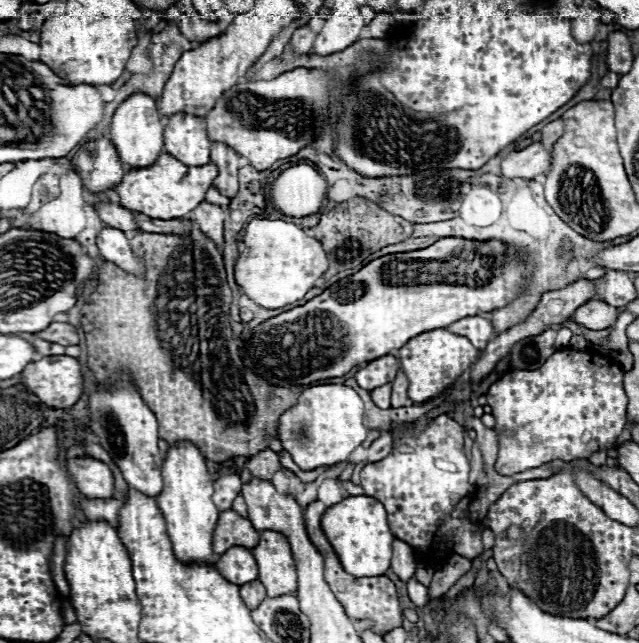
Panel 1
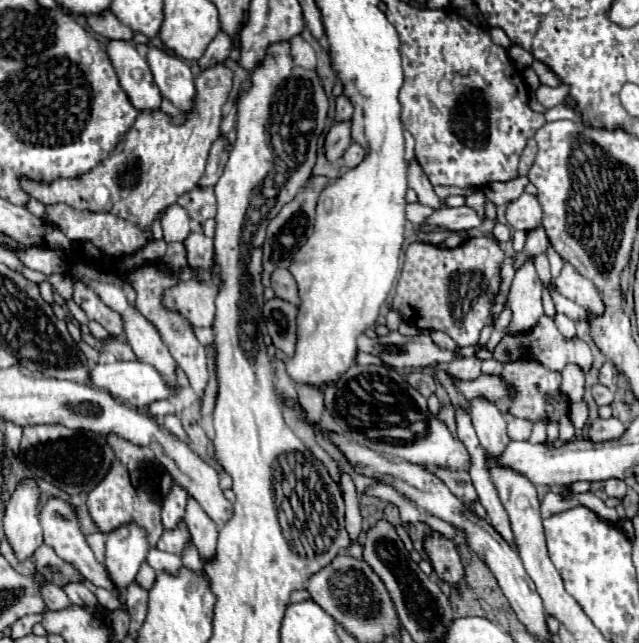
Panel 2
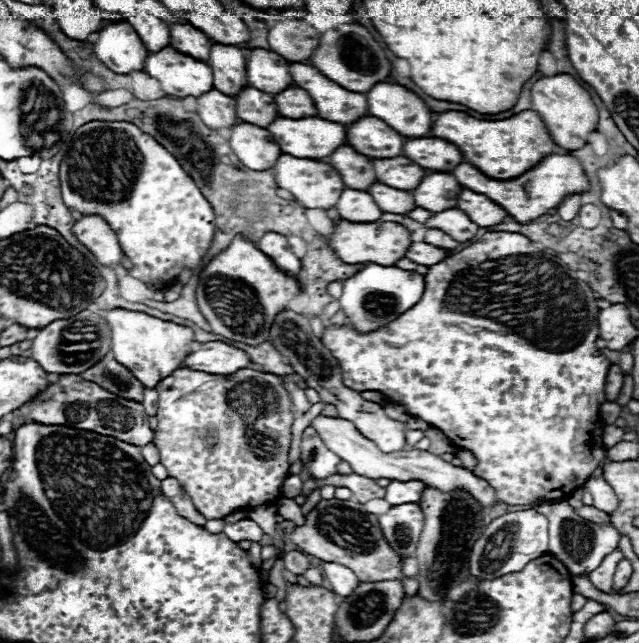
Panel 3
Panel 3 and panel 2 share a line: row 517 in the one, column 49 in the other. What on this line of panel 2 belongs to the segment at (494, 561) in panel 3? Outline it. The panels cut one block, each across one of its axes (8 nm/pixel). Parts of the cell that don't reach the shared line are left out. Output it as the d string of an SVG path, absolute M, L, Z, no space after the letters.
M60 498L48 500L46 506L40 510L40 524L42 524L42 528L44 528L44 542L50 544L50 546L56 550L56 554L58 554L60 558L64 558L64 562L76 566L76 570L80 570L80 574L82 574L86 580L90 580L94 586L100 586L100 588L110 590L110 592L120 600L122 610L126 612L124 594L116 588L116 584L112 582L112 578L110 578L106 566L96 560L94 552L92 552L90 546L86 544L86 538L84 538L84 534L80 532L80 526L78 526L78 520L76 520L76 514L74 514L72 506L70 506L68 502L60 500Z

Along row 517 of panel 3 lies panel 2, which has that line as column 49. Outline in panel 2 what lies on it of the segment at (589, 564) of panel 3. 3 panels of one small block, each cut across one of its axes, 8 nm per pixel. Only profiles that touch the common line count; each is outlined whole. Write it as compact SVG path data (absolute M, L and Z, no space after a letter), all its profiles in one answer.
M42 544L36 550L36 566L42 572L42 576L54 582L56 586L64 586L66 582L80 580L80 574L70 564L66 564L62 558L58 558L58 554L48 544Z

